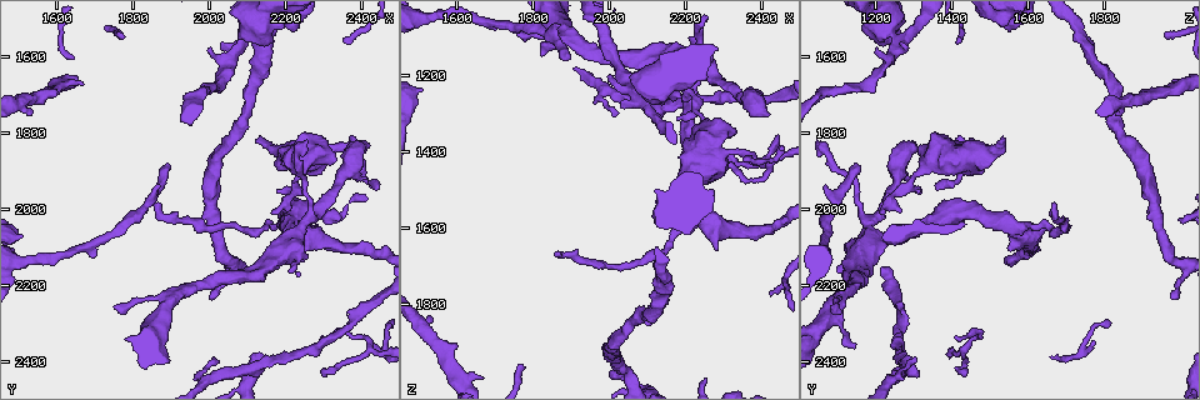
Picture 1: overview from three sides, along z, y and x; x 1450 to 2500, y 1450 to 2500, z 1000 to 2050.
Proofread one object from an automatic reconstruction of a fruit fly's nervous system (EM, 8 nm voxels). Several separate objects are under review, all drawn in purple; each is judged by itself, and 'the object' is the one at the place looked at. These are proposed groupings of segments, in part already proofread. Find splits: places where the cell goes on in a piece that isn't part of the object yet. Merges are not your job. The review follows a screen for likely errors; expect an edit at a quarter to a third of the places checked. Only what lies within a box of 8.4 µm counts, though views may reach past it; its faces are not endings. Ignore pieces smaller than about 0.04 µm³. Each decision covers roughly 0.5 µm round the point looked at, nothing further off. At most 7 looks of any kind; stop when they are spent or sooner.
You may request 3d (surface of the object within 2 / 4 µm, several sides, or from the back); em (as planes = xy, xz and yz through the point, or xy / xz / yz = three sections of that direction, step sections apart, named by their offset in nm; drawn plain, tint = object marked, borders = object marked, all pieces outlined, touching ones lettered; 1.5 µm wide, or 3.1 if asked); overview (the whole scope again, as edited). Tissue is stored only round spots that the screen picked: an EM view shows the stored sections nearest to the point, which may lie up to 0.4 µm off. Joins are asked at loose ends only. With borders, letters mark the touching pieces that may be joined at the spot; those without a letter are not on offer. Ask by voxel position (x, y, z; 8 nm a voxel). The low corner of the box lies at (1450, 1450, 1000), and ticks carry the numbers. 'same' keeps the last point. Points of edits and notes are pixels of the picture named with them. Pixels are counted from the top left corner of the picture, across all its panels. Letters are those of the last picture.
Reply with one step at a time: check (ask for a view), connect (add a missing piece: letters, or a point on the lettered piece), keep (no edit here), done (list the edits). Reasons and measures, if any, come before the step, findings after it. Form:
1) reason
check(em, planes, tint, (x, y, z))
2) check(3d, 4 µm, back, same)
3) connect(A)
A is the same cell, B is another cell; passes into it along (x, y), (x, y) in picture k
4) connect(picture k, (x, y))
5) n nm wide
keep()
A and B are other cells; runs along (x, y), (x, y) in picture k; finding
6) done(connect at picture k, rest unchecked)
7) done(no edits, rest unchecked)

an open end
check(em, planes, plain, (2125, 1820, 1530))

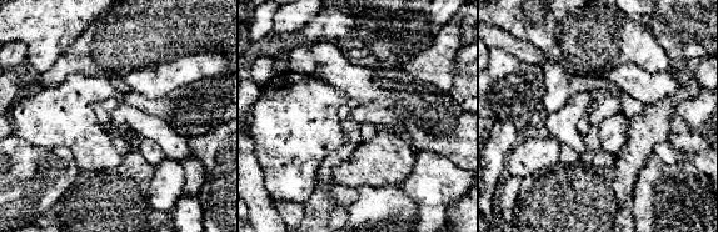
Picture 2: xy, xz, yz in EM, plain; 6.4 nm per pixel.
check(em, planes, borders, same)

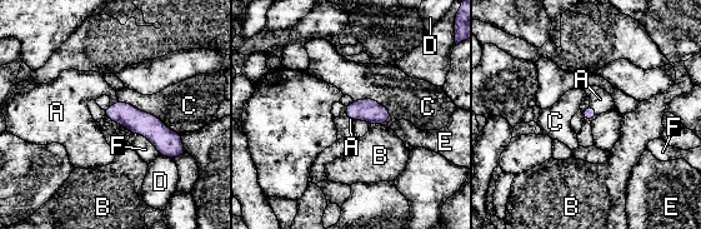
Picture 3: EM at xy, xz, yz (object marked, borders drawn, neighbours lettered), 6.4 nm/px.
connect(A)
A is the same cell, B, C, D, E and F are other cells; passes into it along (589, 113), (595, 109), (600, 99) in picture 3; the cell continues

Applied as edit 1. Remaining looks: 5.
redraw
check(overview)

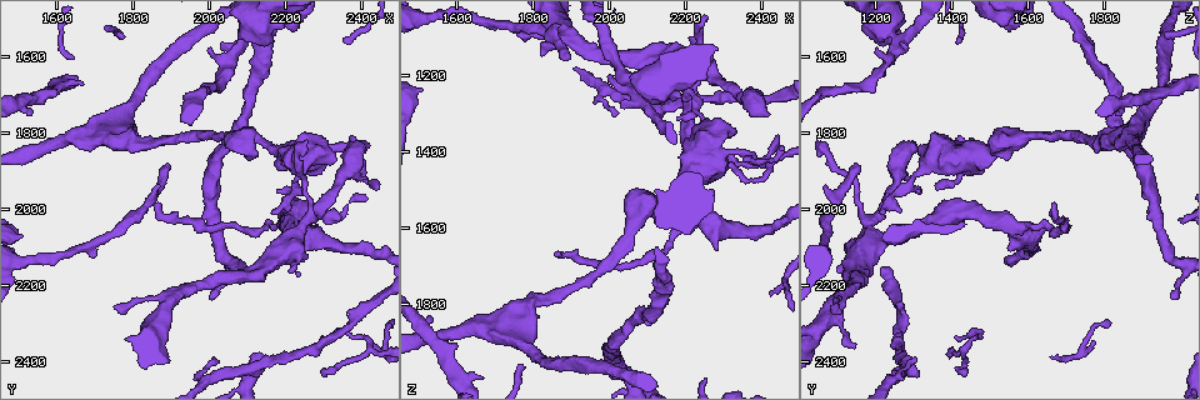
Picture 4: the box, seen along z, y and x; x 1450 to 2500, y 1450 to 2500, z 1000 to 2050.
branch stops here
check(3d, 4 µm, (2425, 1830, 1310))

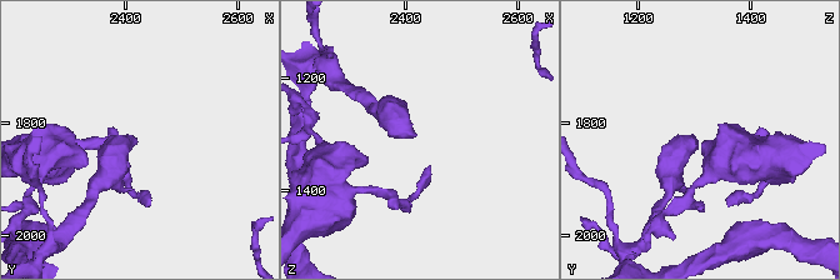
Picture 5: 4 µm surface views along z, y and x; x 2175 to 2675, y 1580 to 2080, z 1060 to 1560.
need the tissue
check(em, xz, step 8, plain, (2425, 1830, 1305))

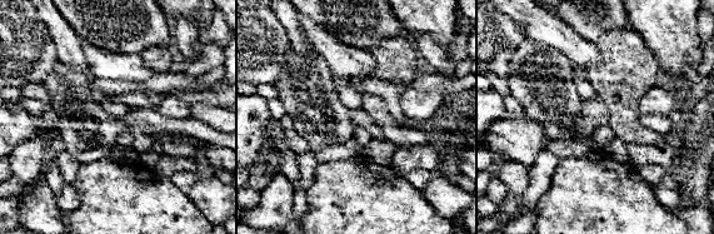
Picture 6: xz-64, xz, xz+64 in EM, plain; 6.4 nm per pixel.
check(em, xz, step 8, borders, same)

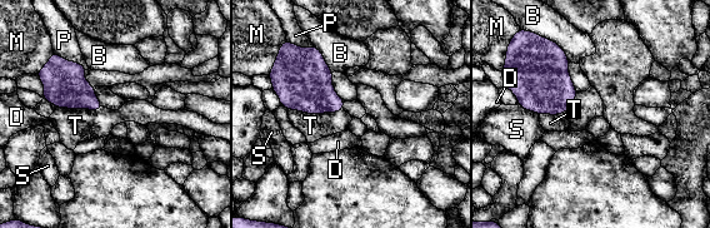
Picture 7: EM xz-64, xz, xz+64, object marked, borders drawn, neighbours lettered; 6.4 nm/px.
T touches over 360 nm
connect(T)
T is the same cell, B, D, M, P and S are other cells; passes into it along (301, 78), (315, 113), (314, 127) in picture 7; it goes on there

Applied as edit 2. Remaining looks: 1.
done(connect at picture 3, connect at picture 7, rest unchecked)

